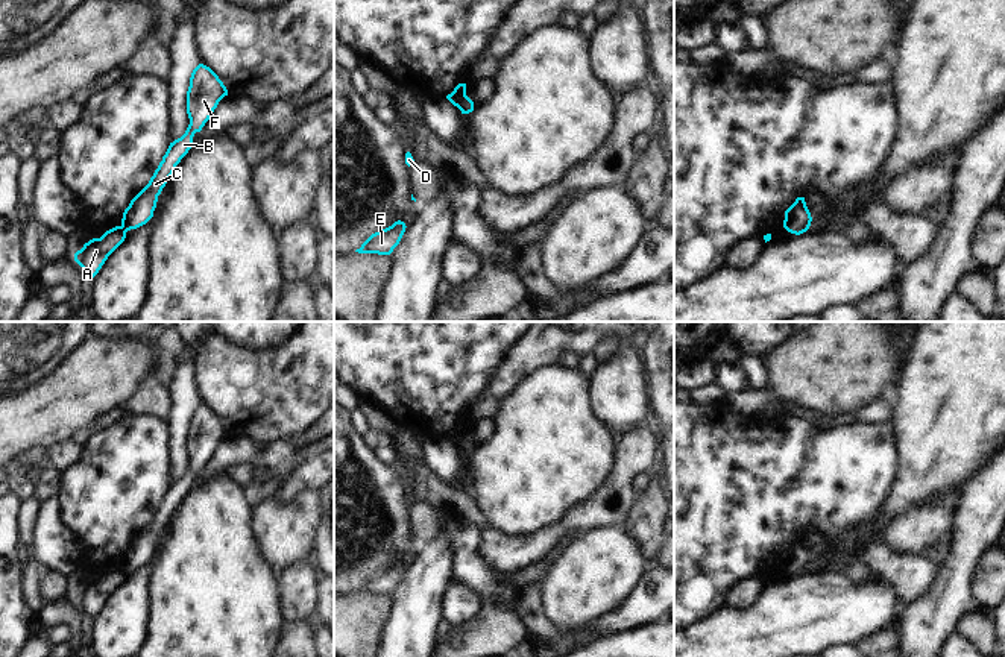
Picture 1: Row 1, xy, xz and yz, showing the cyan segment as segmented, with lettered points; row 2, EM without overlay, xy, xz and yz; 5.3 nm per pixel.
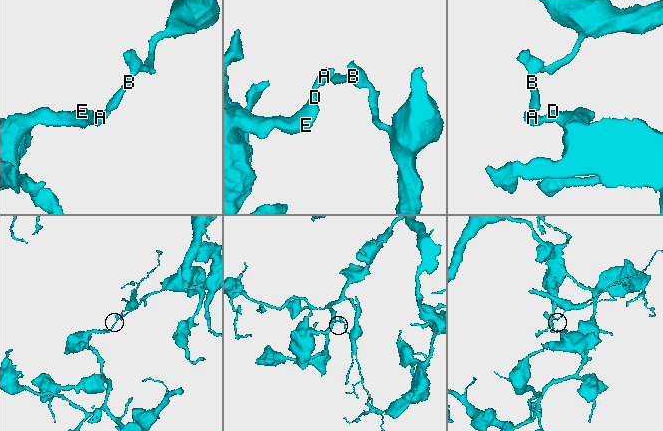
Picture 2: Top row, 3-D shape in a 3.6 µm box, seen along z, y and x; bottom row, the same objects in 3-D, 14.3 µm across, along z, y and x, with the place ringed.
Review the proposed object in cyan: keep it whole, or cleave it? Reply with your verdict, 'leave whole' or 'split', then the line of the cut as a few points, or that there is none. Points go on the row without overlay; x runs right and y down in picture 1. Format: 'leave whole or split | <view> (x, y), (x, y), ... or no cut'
split | xz (466, 436), (457, 446)

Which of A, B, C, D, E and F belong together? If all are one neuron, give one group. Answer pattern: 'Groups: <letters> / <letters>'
Groups: A D E / B C F

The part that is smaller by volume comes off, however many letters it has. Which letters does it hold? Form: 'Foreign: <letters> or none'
Foreign: B, C, F

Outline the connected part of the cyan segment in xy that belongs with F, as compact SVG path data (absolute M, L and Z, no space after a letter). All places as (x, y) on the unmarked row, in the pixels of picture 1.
M199 404L191 413L187 431L187 454L190 464L181 478L170 483L149 523L124 549L121 567L126 572L146 564L153 557L158 536L173 514L176 505L193 487L194 473L202 470L225 435L228 435L228 429L219 416L210 407Z

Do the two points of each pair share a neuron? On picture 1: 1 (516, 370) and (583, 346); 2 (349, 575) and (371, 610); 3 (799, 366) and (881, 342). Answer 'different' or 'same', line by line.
1: same
2: different
3: same

